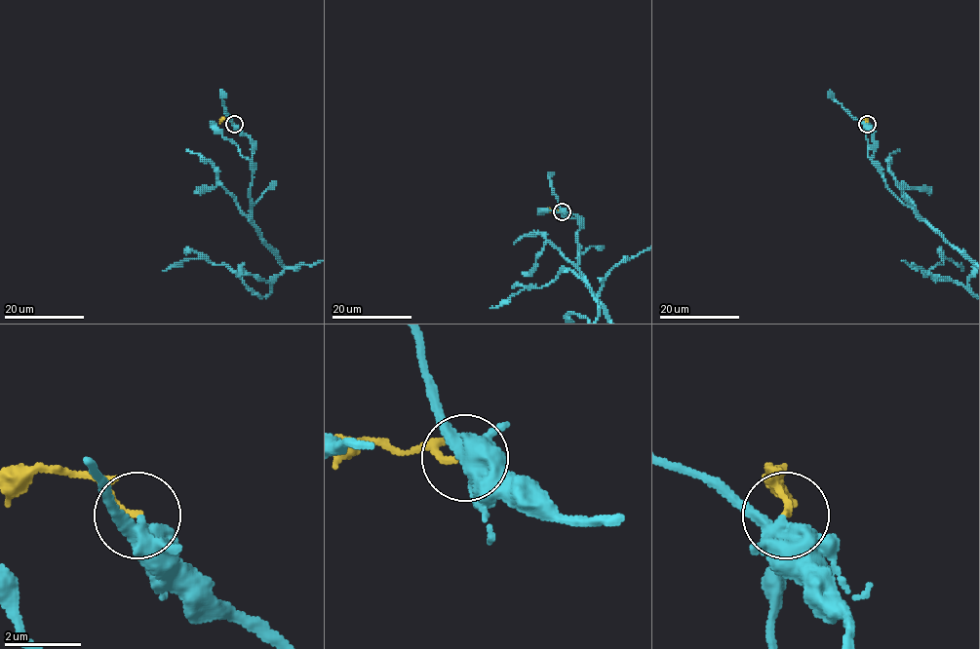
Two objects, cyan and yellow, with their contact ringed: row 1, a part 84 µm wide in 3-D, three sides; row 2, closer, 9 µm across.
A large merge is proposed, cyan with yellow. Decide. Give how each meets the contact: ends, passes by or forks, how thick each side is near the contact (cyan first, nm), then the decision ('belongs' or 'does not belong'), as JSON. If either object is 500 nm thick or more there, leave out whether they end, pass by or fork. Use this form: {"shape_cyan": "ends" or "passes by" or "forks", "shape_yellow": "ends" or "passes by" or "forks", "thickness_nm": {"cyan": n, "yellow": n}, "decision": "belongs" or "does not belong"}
{"shape_cyan": "forks", "shape_yellow": "ends", "thickness_nm": {"cyan": 360, "yellow": 150}, "decision": "belongs"}

